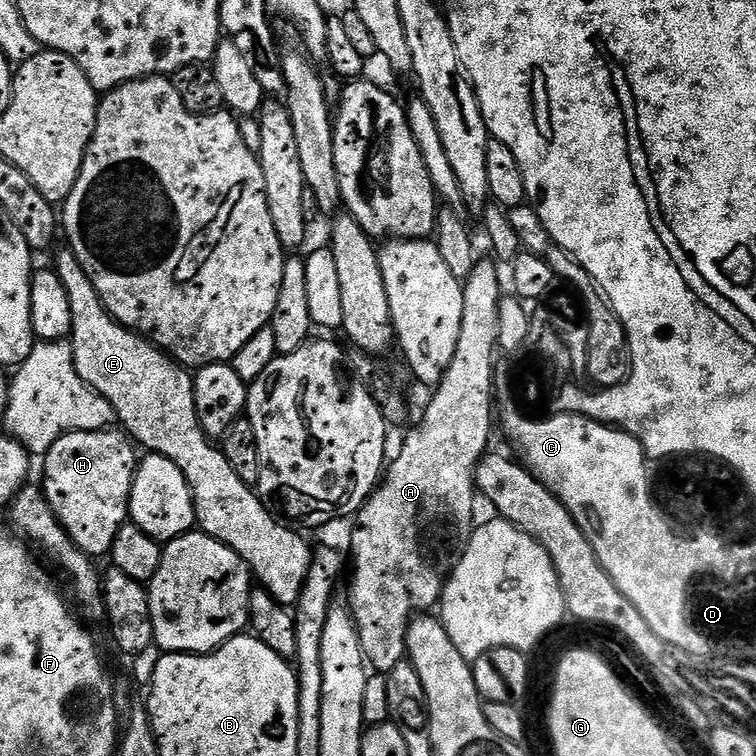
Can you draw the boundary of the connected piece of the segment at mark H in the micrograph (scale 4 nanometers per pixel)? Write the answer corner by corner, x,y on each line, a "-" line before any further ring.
105,430
102,432
67,432
50,450
43,453
44,484
42,491
54,514
66,534
90,558
107,557
114,546
114,538
118,538
118,530
129,523
128,503
132,497
132,483
136,477
138,463
137,449
133,441
123,431

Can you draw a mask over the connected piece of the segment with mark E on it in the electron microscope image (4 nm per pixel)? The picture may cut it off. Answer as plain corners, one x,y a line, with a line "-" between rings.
63,250
56,256
54,271
62,278
62,286
66,286
66,295
70,298
70,314
72,315
72,357
76,363
76,372
106,402
110,402
115,419
120,420
123,431
141,449
149,453
165,456
182,470
186,482
192,491
192,499
196,501
196,522
199,531
207,536
213,536
218,542
230,546
230,550
237,552
248,564
248,571
252,573
255,583
260,584
267,595
272,596
278,603
285,606
295,605
296,599
302,594
302,586
308,577
310,562
312,561
313,545
308,545
295,527
281,522
275,515
268,513
269,505
261,500
259,495
234,474
230,462
226,462
223,451
216,448
213,441
202,430
196,413
194,402
193,377
189,369
179,365
166,352
160,351
150,340
143,335
131,331
117,322
105,310
103,302
97,296
86,270
78,262
78,258
70,250

